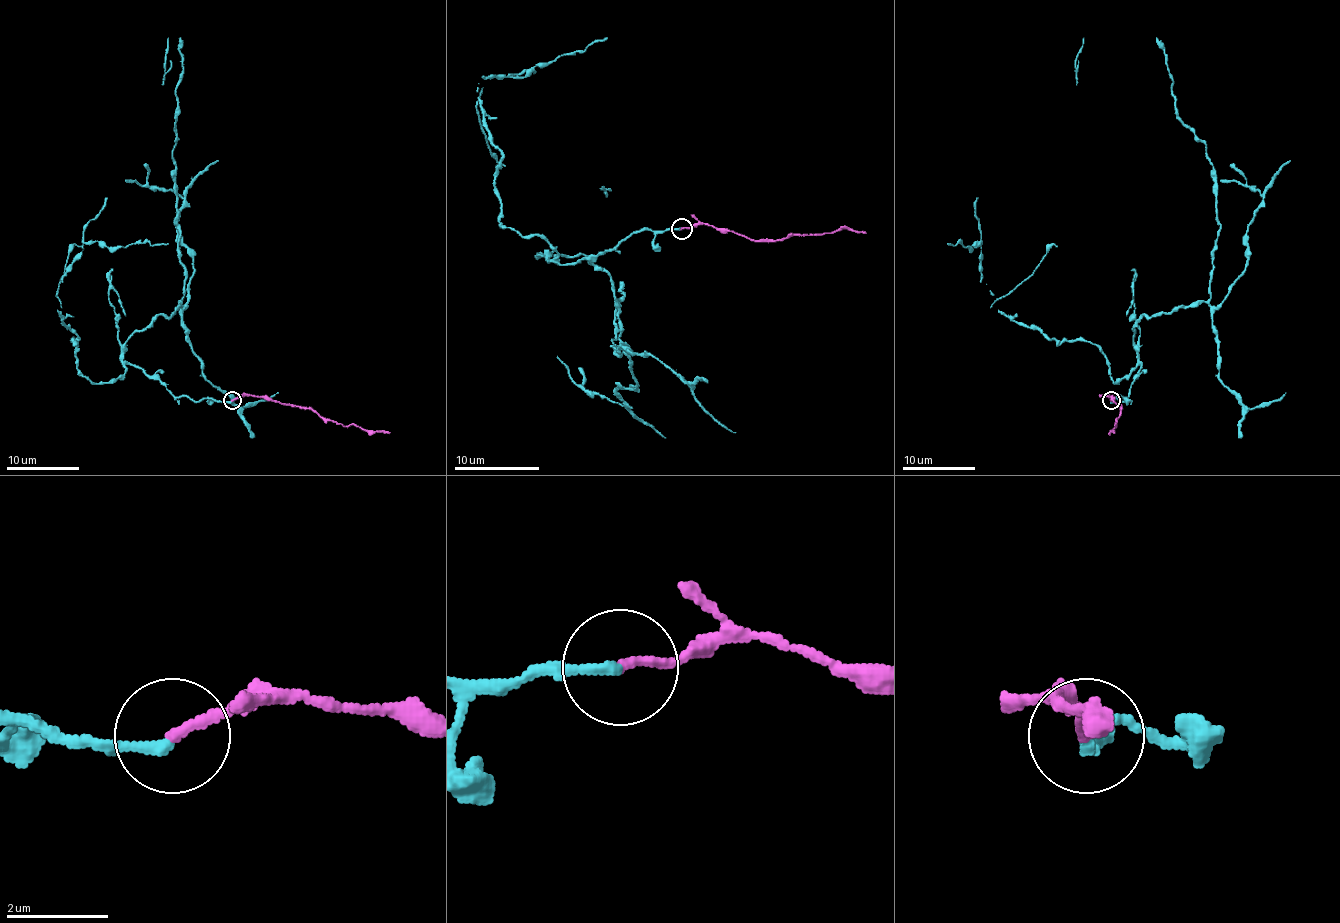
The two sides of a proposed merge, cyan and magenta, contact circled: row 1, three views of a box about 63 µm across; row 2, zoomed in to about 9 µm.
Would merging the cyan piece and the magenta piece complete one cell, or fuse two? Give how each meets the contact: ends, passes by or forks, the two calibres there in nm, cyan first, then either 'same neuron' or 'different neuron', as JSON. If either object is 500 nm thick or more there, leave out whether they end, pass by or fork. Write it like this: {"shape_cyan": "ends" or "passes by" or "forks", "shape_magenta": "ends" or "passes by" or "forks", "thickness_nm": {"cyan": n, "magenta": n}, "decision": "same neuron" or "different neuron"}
{"shape_cyan": "ends", "shape_magenta": "ends", "thickness_nm": {"cyan": 200, "magenta": 180}, "decision": "different neuron"}

